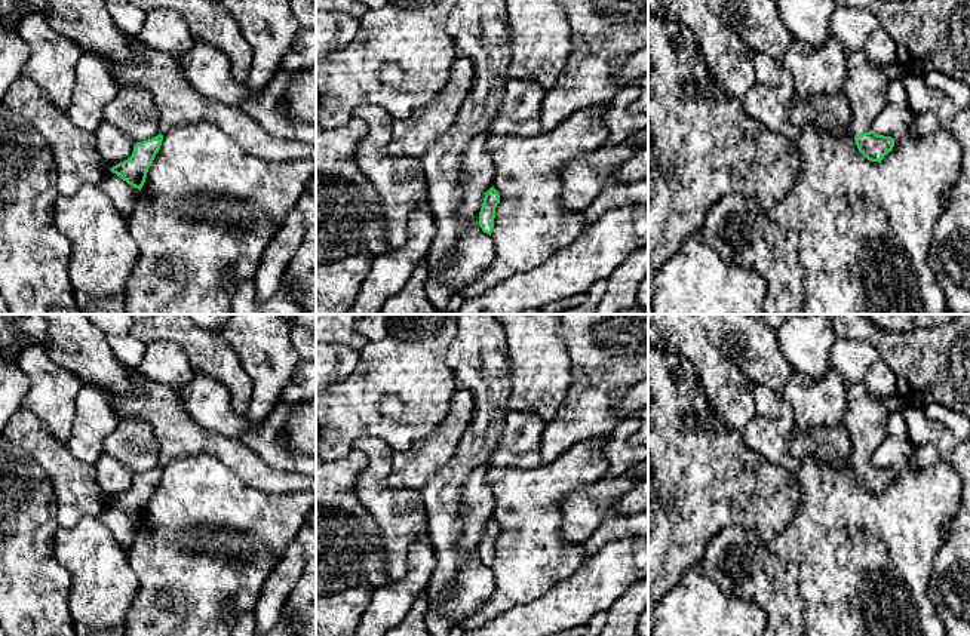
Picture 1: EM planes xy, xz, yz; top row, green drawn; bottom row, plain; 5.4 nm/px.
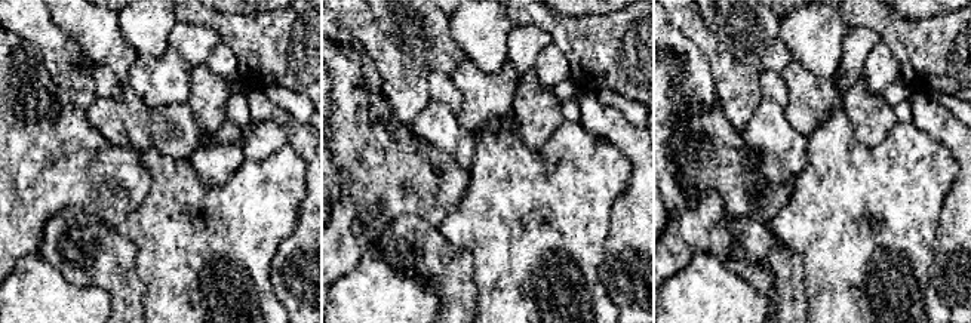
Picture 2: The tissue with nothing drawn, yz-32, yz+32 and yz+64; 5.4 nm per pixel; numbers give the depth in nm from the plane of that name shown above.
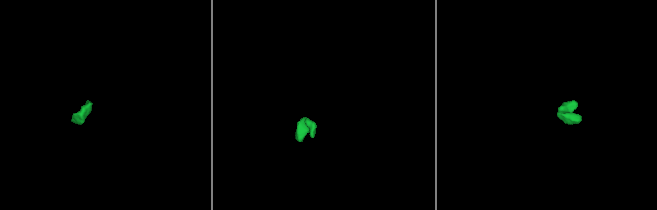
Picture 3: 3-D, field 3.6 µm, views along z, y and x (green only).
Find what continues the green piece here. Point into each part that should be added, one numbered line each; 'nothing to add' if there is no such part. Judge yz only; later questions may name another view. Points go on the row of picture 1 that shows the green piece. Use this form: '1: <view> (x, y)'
1: yz (865, 85)

